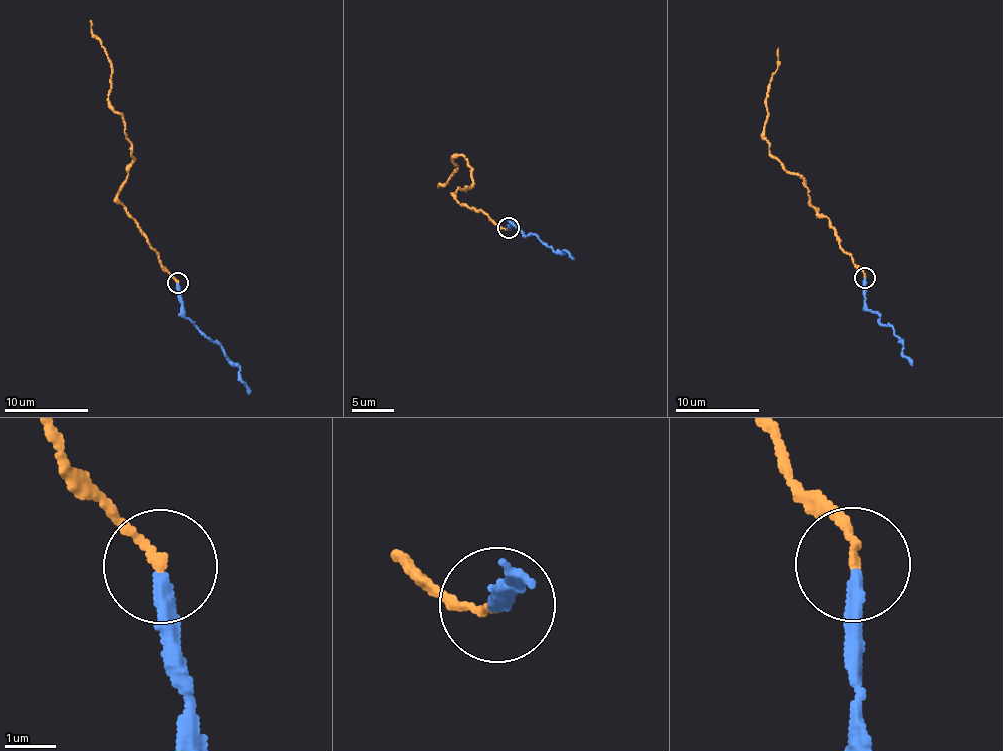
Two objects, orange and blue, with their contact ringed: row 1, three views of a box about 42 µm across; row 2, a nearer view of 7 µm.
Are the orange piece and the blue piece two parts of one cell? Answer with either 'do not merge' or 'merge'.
merge

